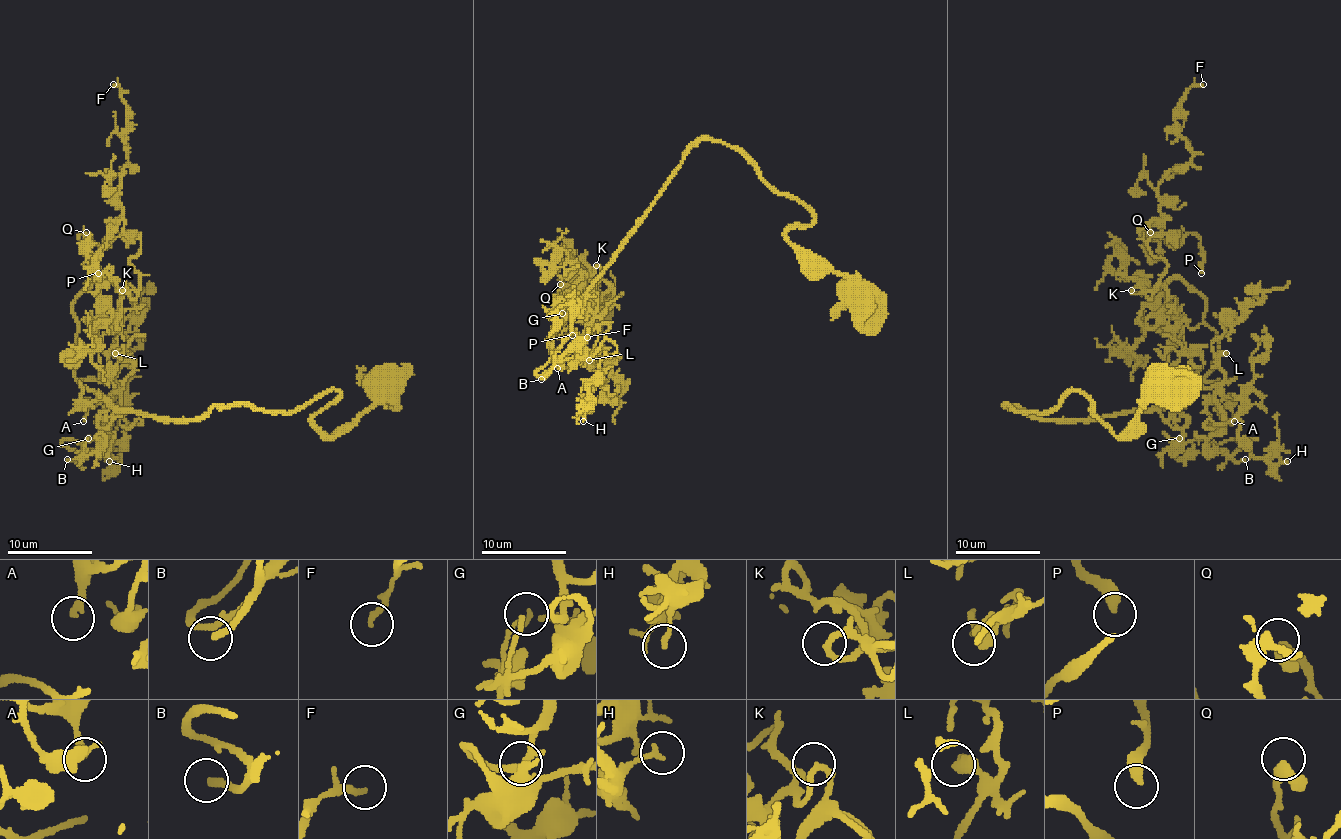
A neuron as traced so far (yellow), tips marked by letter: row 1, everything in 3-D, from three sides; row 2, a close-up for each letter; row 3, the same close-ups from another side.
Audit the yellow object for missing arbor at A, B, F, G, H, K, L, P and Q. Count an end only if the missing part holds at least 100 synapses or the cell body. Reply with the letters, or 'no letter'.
B, P

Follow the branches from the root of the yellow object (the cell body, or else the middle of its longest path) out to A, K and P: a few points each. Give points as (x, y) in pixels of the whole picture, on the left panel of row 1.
A: (378, 383), (336, 436), (333, 389), (158, 419), (83, 381), (119, 395), (83, 421)
K: (378, 383), (336, 436), (312, 421), (333, 389), (287, 412), (119, 412), (75, 376), (73, 300), (122, 290)
P: (378, 383), (336, 436), (333, 389), (119, 412), (73, 300), (136, 290), (141, 239), (81, 232), (98, 273)

